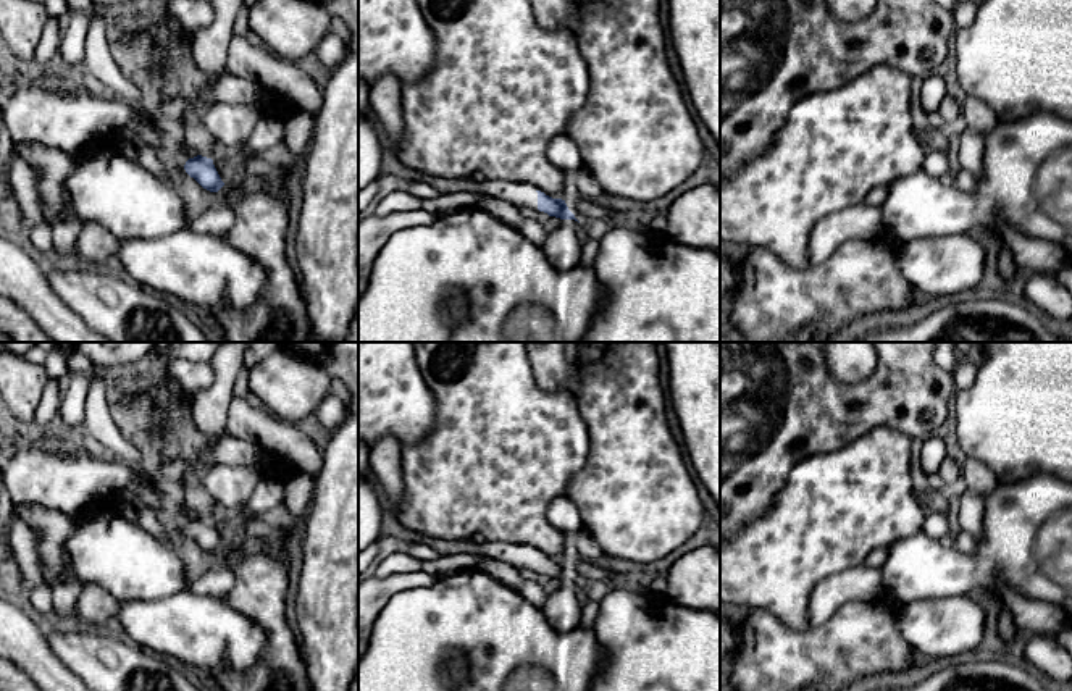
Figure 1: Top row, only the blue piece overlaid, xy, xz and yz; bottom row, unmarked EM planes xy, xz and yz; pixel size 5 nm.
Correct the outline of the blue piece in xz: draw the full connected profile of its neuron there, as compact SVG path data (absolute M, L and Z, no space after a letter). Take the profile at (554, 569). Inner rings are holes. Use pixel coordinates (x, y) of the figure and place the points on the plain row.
M481 541L481 552L491 559L507 562L513 567L538 570L560 581L575 581L575 576L568 572L565 562L552 560L541 552L533 551L520 542L504 541Z

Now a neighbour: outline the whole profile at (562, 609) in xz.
M563 581L562 586L547 594L542 614L547 623L559 633L570 633L581 626L583 596L578 583Z

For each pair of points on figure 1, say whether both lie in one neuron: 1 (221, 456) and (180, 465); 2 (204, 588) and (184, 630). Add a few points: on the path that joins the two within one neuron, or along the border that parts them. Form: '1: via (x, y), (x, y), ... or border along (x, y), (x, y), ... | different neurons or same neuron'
1: via (212, 456), (189, 465) | same neuron
2: border along (188, 588), (223, 599) | different neurons

